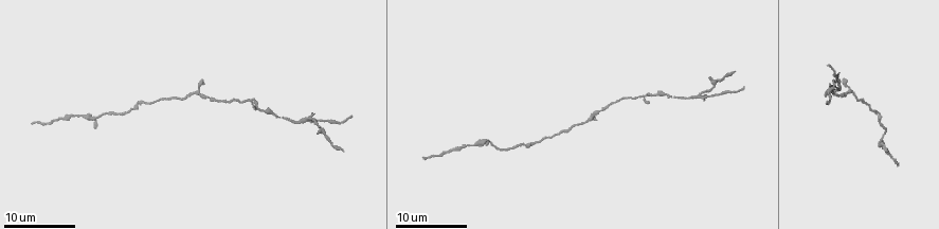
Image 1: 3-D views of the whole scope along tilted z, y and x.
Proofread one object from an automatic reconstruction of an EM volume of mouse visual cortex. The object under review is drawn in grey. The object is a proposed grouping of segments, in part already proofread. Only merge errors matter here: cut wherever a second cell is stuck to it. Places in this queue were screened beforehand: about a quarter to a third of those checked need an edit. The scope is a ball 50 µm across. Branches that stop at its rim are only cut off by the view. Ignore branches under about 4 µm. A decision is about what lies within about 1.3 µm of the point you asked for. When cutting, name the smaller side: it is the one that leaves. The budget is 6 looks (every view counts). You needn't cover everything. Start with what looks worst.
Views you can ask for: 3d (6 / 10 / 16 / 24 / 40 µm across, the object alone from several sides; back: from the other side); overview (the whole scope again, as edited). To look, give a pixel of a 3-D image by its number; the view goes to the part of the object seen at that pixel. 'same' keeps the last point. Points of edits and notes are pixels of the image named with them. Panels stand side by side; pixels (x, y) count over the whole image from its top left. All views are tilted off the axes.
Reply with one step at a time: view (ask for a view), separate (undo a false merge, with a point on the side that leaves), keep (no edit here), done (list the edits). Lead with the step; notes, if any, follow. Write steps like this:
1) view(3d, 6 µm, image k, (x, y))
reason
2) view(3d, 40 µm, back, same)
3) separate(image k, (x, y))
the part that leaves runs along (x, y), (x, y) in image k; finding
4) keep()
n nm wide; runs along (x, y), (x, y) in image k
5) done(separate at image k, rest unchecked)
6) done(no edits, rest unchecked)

view(3d, 16 µm, image 1, (703, 94))
four or more arms meet

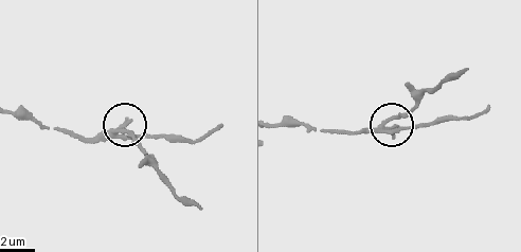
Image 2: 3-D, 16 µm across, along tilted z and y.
view(3d, 6 µm, image 2, (391, 122))

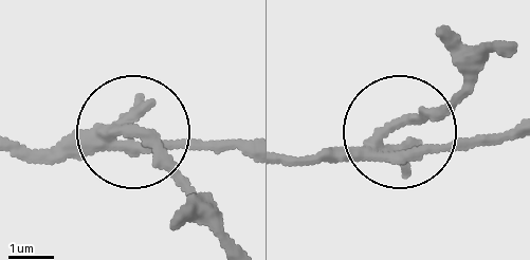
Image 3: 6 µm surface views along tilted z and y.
view(3d, 6 µm, back, image 3, (128, 128))

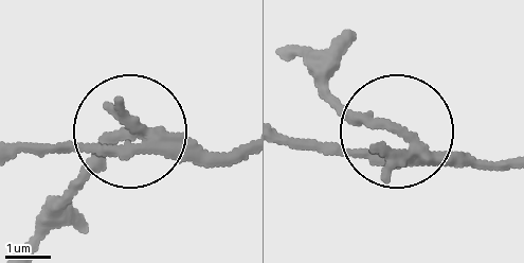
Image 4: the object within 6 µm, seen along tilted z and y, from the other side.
separate(image 4, (360, 119))
250 nm wide; the part that leaves runs along (415, 146), (344, 104), (307, 53) in image 4; two cells meet here

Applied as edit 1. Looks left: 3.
view(3d, 24 µm, image 1, (592, 119))
three arms meet

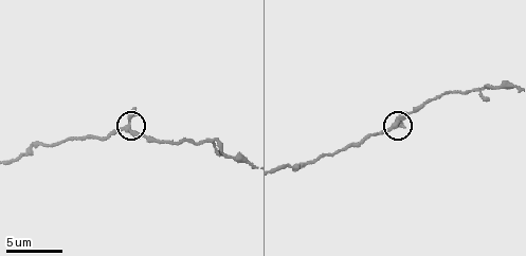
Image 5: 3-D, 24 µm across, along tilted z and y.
view(3d, 6 µm, image 5, (392, 124))
closer look

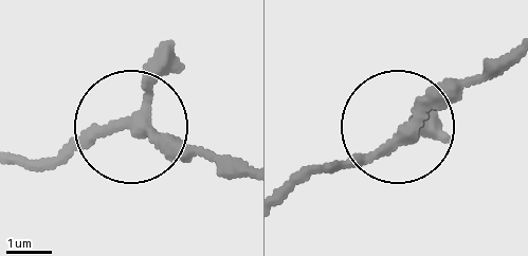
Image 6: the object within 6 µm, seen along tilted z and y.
keep()
runs along (404, 130), (483, 65) in image 6; one cell here

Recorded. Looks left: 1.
view(3d, 6 µm, image 5, (493, 88))
thick turns thin

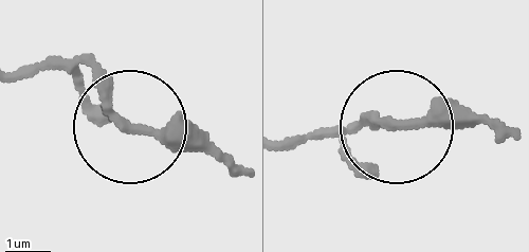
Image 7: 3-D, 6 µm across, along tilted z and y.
keep()
runs along (284, 148), (367, 119), (495, 122) in image 7; one cell here

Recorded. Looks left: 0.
done(separate at image 4, rest unchecked)

